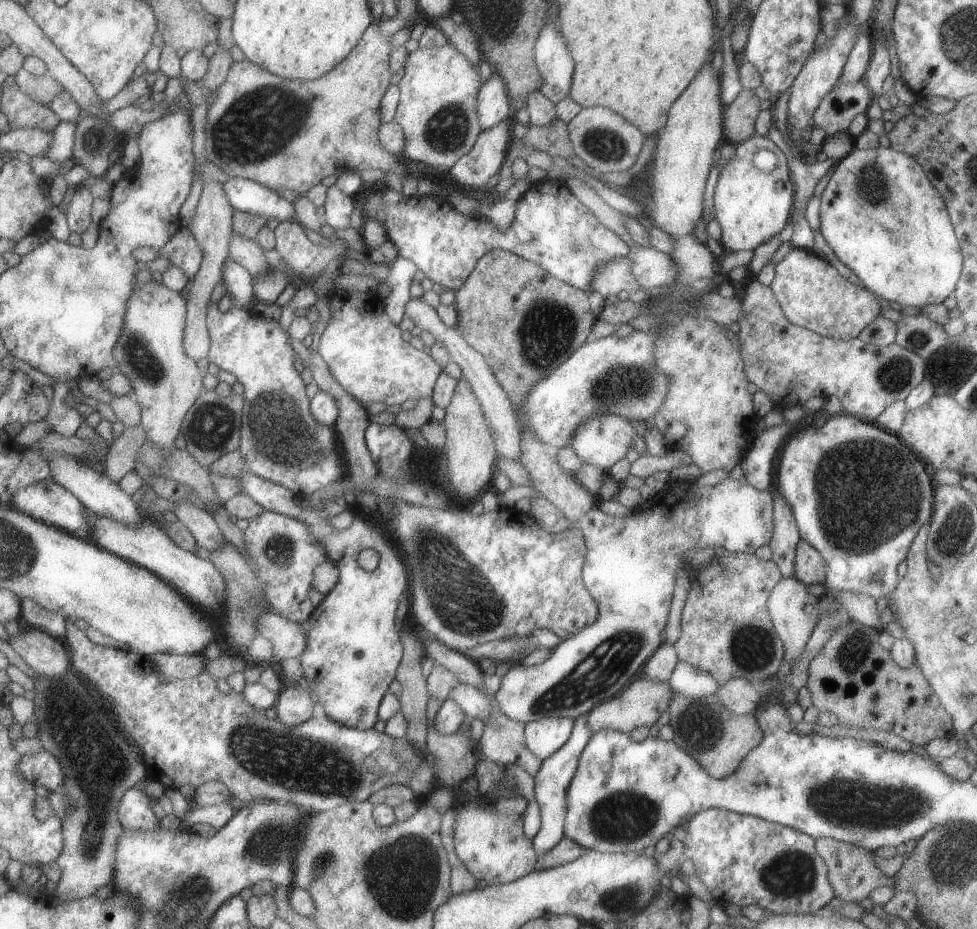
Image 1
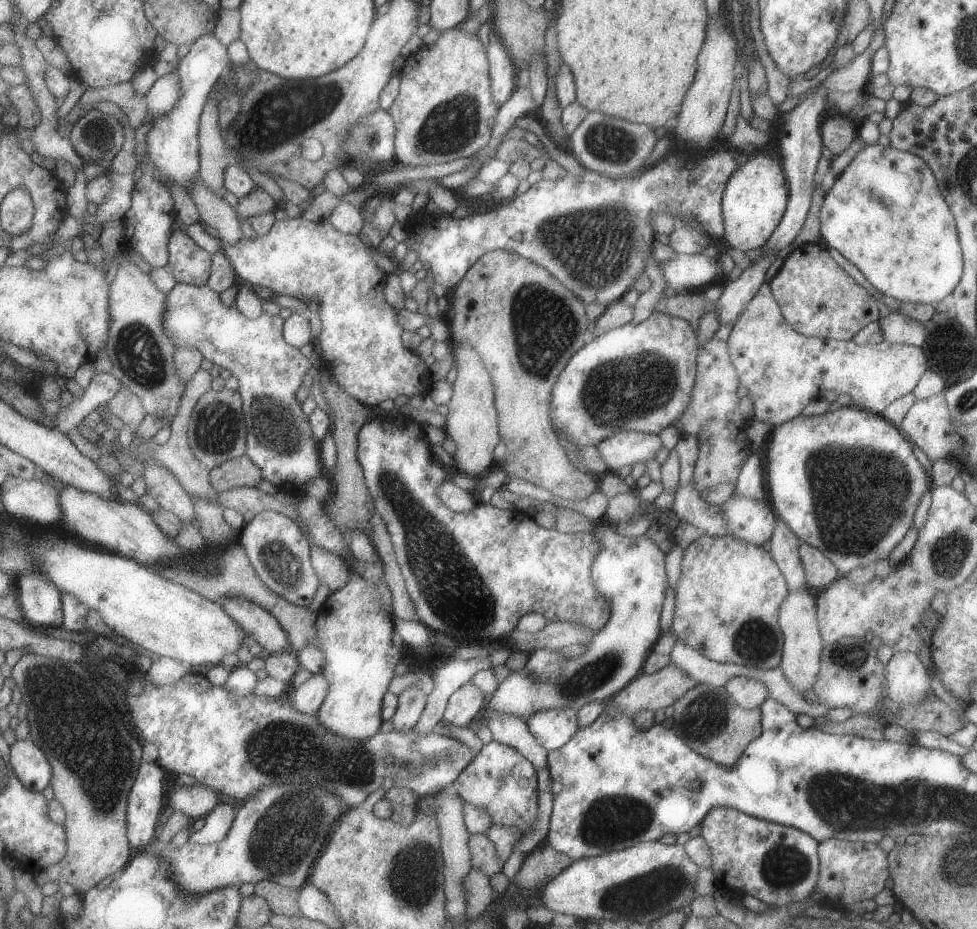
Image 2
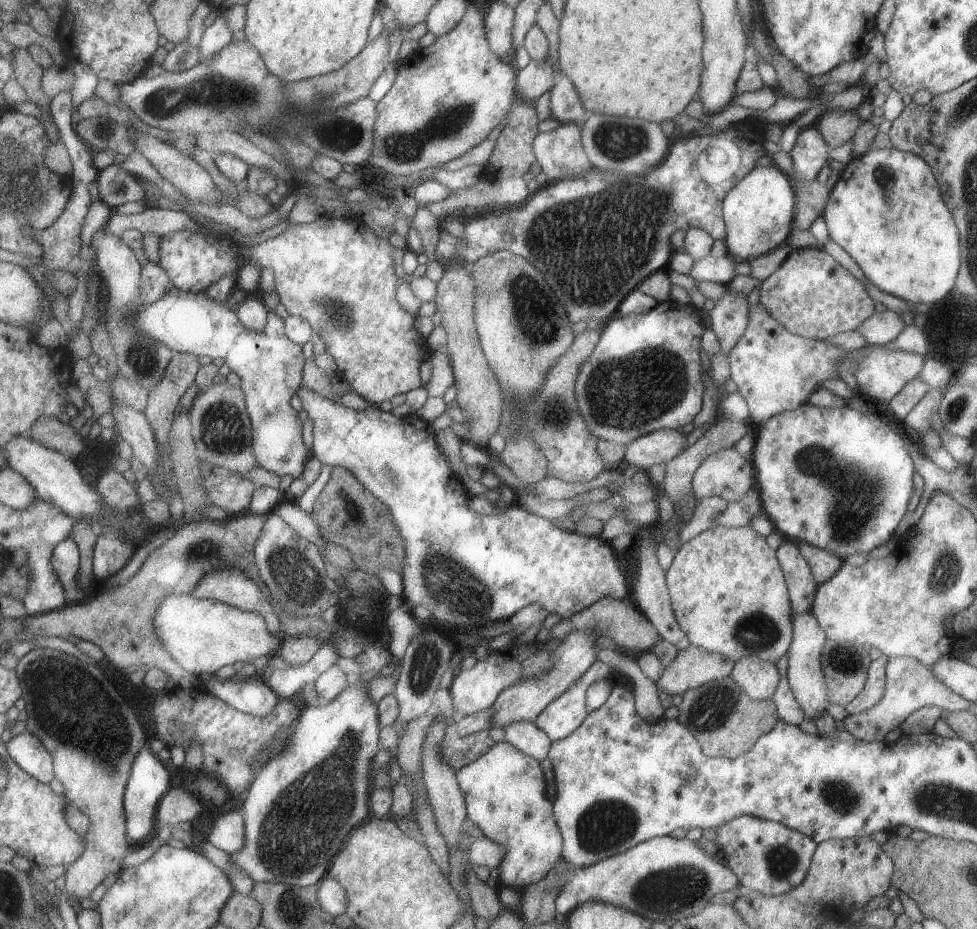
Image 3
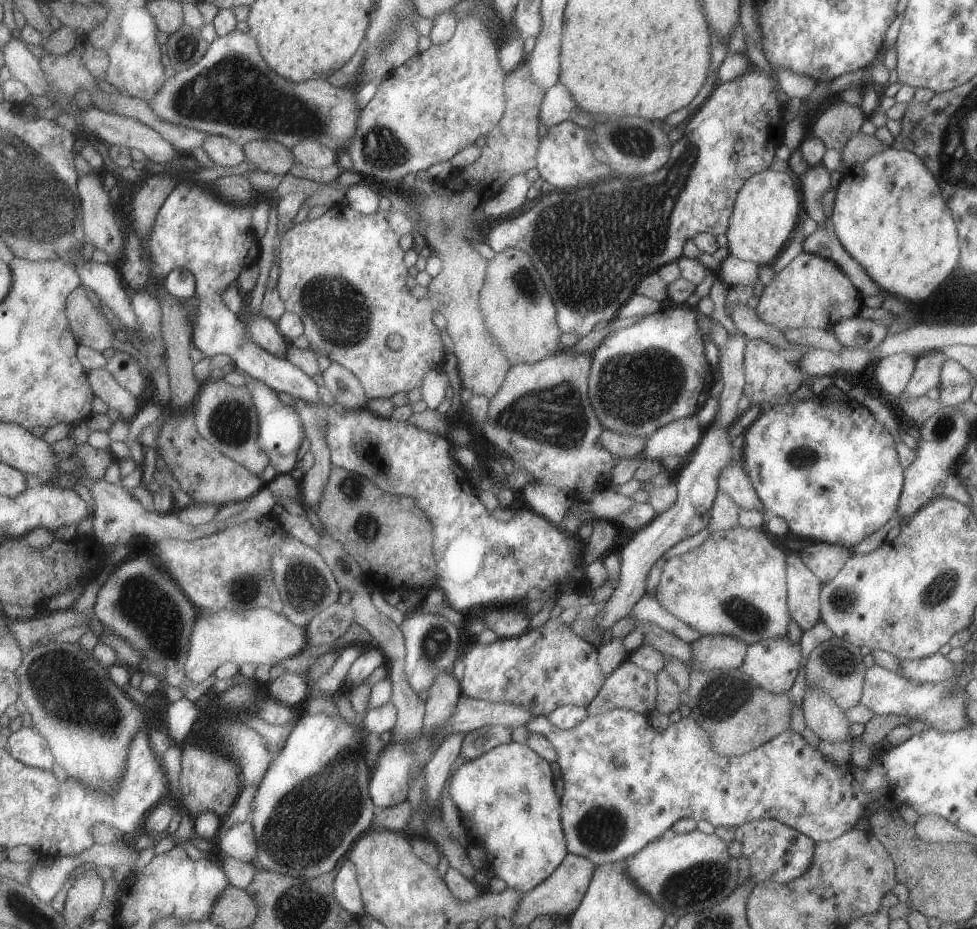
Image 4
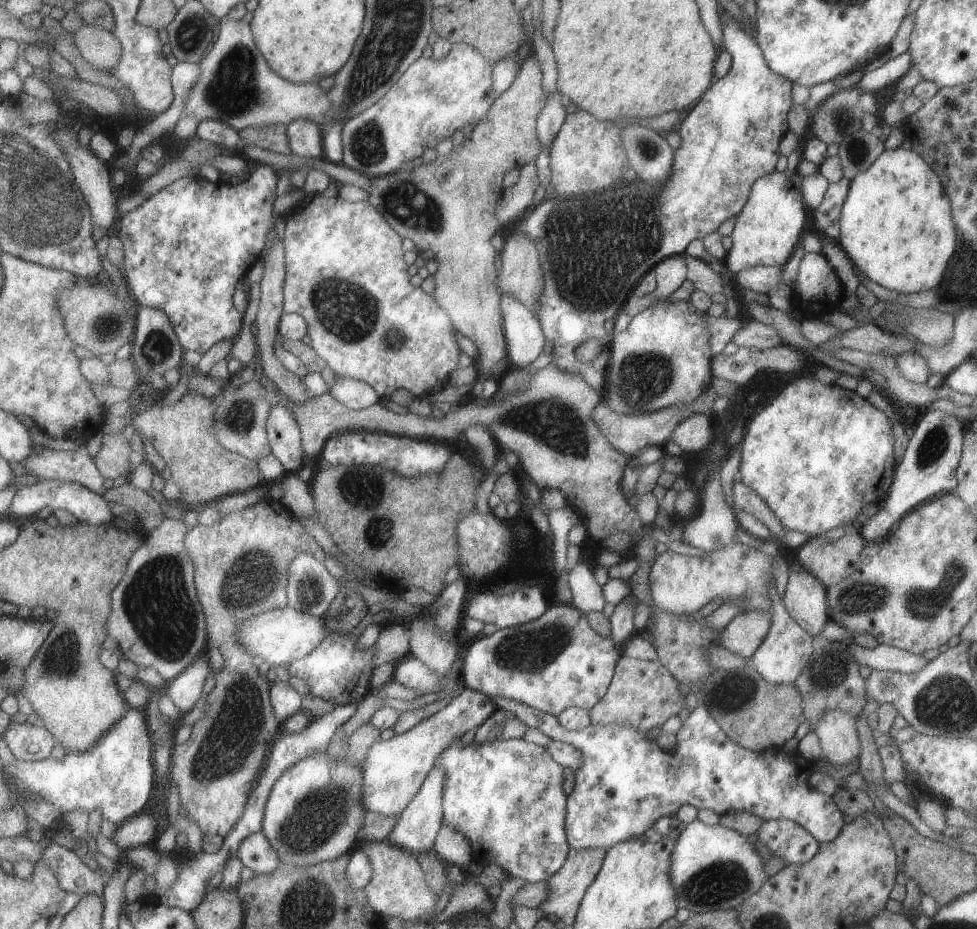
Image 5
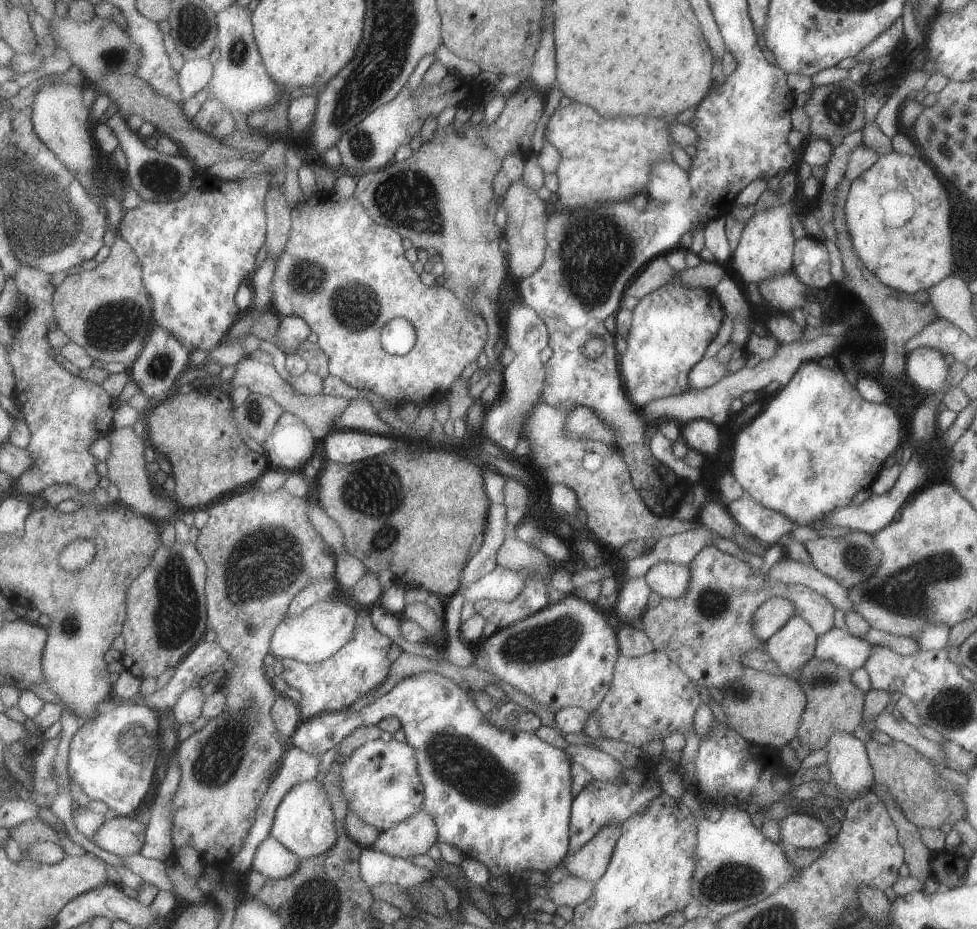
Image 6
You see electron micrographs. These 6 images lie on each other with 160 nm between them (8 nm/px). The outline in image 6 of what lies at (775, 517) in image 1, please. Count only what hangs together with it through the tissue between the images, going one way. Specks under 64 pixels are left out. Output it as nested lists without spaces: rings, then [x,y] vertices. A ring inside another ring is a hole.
[[[714,545],[701,548],[688,564],[688,569],[689,582],[684,594],[677,598],[662,598],[657,606],[644,610],[640,620],[642,631],[651,640],[654,650],[664,652],[704,692],[709,691],[717,696],[721,687],[742,675],[745,667],[741,664],[741,655],[750,650],[762,649],[752,627],[752,617],[757,607],[768,598],[781,597],[793,603],[794,614],[806,620],[818,635],[833,627],[835,608],[824,596],[800,584],[769,582],[767,573],[761,574],[751,569],[740,558],[720,551]]]

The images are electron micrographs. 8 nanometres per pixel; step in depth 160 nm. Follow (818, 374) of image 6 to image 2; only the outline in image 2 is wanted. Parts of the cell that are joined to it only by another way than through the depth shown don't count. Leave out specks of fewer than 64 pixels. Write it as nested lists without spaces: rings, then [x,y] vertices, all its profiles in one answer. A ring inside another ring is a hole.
[[[850,404],[841,406],[833,411],[825,411],[817,416],[803,416],[801,414],[775,425],[769,432],[769,442],[765,448],[765,464],[767,464],[767,490],[769,490],[769,502],[776,518],[781,519],[801,543],[817,548],[828,558],[837,569],[839,576],[846,574],[854,568],[874,566],[881,559],[886,559],[891,549],[903,538],[905,531],[912,523],[918,500],[924,495],[927,488],[927,474],[923,466],[913,455],[912,444],[892,422],[889,422],[879,413],[866,411],[861,407]]]

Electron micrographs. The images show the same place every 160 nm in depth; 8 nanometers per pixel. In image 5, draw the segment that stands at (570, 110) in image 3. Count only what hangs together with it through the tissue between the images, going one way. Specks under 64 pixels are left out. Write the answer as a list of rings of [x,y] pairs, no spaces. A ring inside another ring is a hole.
[[[558,92],[545,99],[545,103],[536,120],[536,137],[540,146],[549,151],[553,137],[557,134],[559,127],[566,117],[563,102],[565,98]]]

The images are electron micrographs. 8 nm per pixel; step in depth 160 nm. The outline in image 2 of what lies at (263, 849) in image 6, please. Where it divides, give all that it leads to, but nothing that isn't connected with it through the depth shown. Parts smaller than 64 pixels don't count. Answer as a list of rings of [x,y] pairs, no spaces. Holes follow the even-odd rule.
[[[231,802],[219,803],[215,810],[206,816],[204,829],[191,833],[190,839],[201,846],[220,843],[233,828],[237,815],[238,810]]]

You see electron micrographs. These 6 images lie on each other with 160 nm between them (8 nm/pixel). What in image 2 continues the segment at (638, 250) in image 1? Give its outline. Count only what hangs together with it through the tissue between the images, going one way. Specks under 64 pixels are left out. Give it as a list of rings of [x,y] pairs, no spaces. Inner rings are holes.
[[[701,253],[676,254],[670,261],[657,264],[666,286],[671,287],[677,295],[720,281],[717,274],[721,270],[719,260],[706,257]]]

